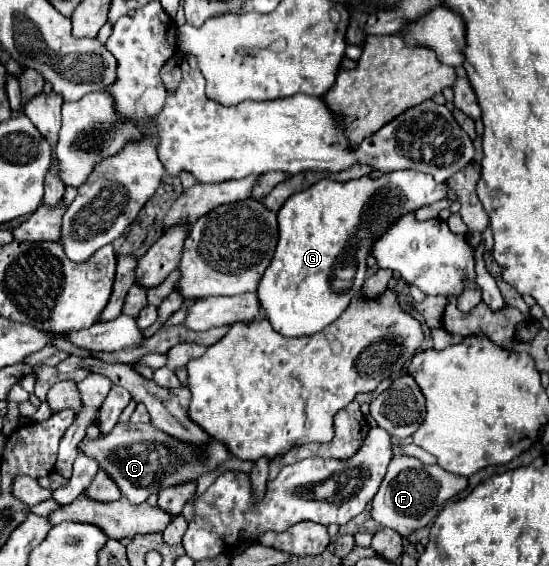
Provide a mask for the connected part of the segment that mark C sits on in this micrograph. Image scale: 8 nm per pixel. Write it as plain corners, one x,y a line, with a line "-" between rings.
118,422
108,434
100,434
98,438
84,436
84,440
78,444
78,452
84,452
88,458
96,460
100,470
104,470
116,482
122,496
126,496
132,504
142,504
152,492
158,492
160,486
174,486
176,482
188,482
206,472
212,472
220,462
230,458
228,450
224,450
224,446
220,446
220,442
210,440
208,446
204,446
204,450
196,450
194,446
184,446
184,444
176,442
174,438
168,438
168,434
164,434
162,430
156,430
152,424
126,426
126,422

